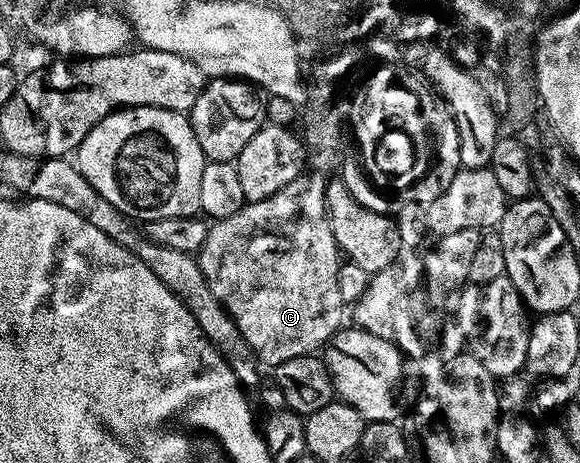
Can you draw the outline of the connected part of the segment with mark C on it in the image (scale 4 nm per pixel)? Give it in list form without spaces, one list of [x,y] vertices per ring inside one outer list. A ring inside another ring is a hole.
[[[304,173],[299,175],[293,181],[289,181],[289,185],[285,185],[285,189],[277,189],[277,193],[273,193],[273,197],[265,197],[256,203],[246,202],[241,209],[237,209],[237,213],[233,213],[233,217],[225,217],[212,222],[207,228],[205,245],[201,245],[201,249],[197,253],[199,268],[201,273],[205,273],[205,281],[209,281],[209,289],[213,289],[213,297],[217,297],[217,301],[221,301],[221,305],[227,310],[229,317],[233,317],[237,329],[241,329],[241,337],[245,337],[249,349],[253,349],[255,358],[259,360],[260,364],[267,366],[268,363],[268,368],[271,369],[274,369],[281,361],[291,360],[292,357],[316,354],[320,349],[326,347],[327,342],[345,323],[345,304],[341,301],[341,292],[337,285],[341,252],[333,237],[333,229],[329,225],[327,206],[325,205],[326,188],[327,179],[322,174]]]

